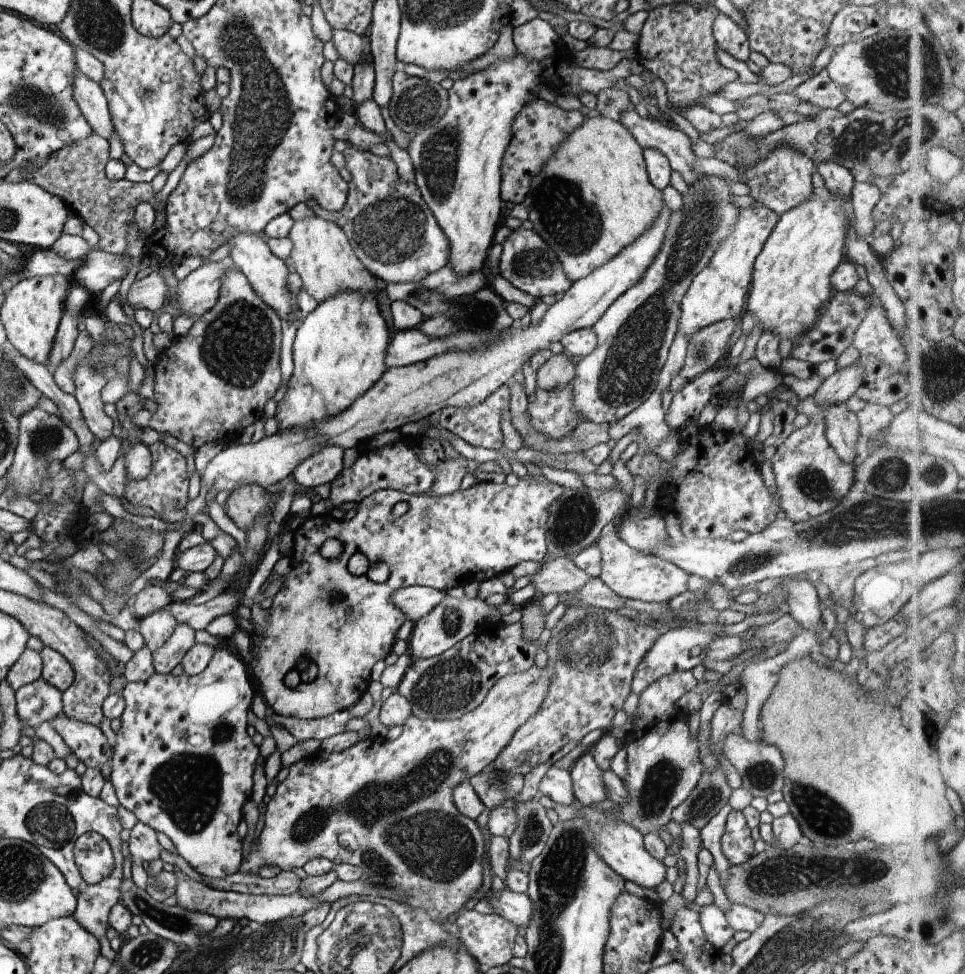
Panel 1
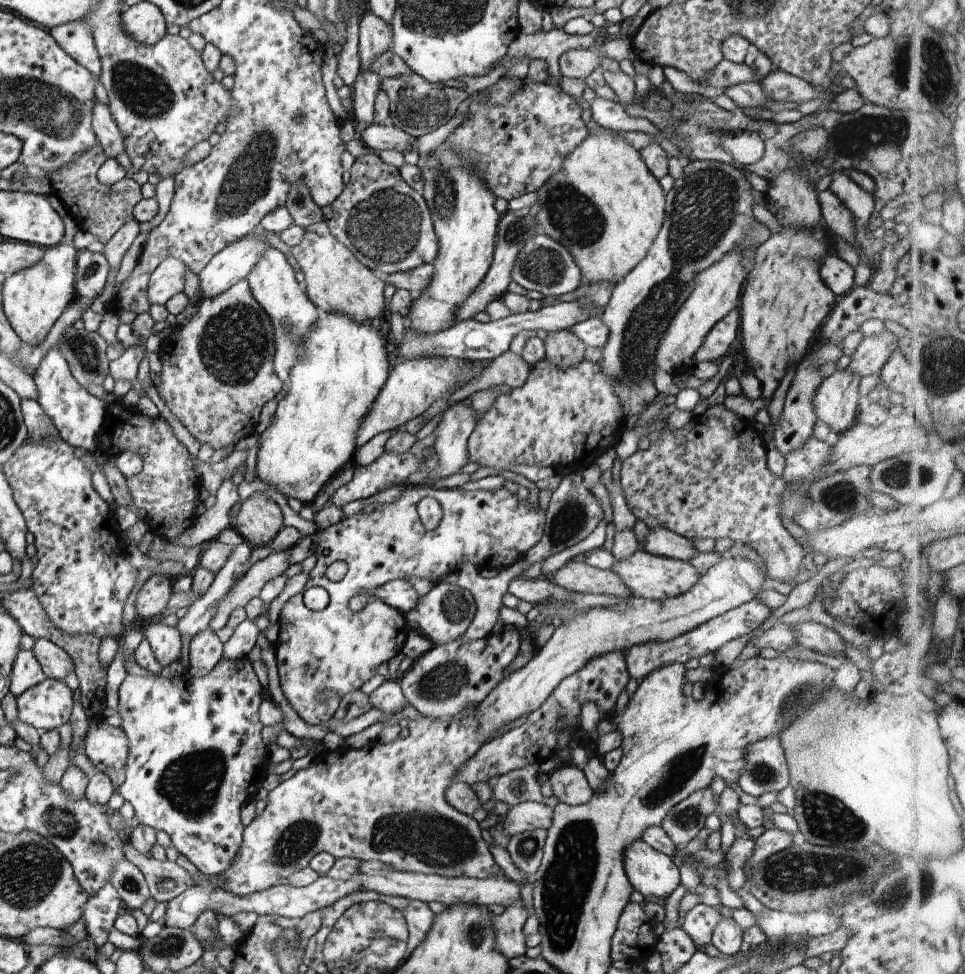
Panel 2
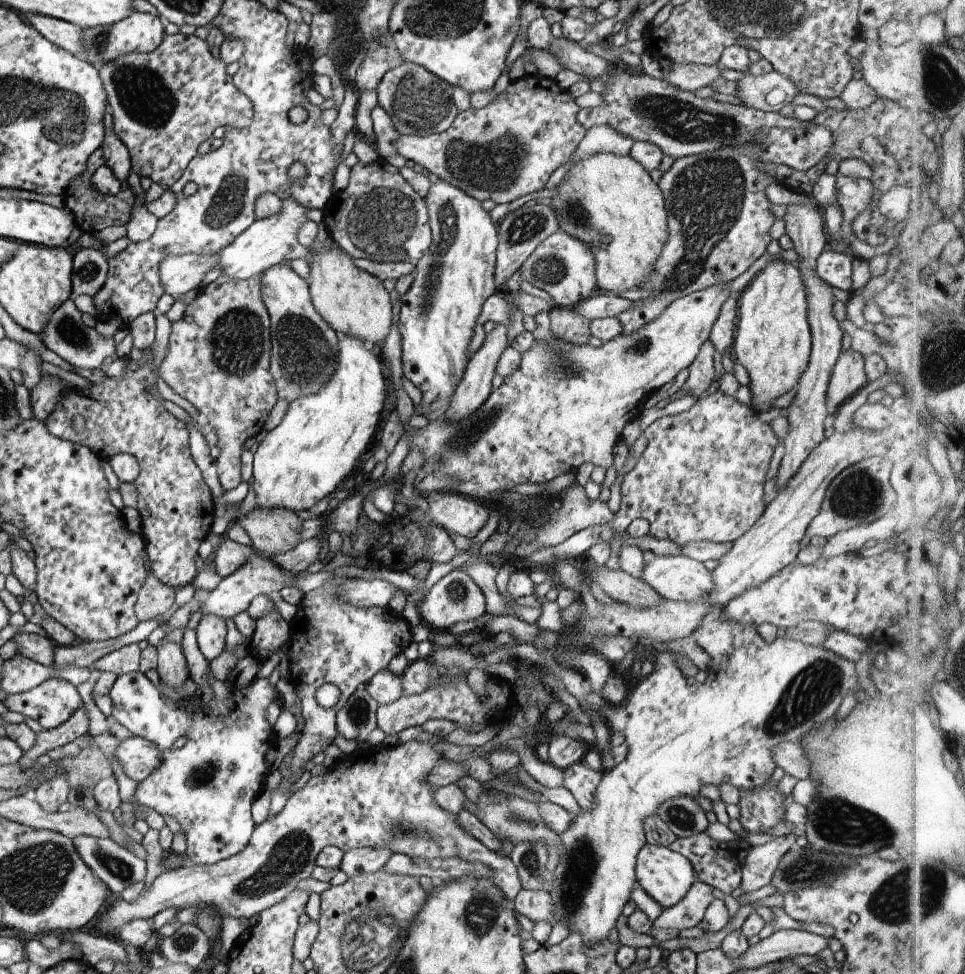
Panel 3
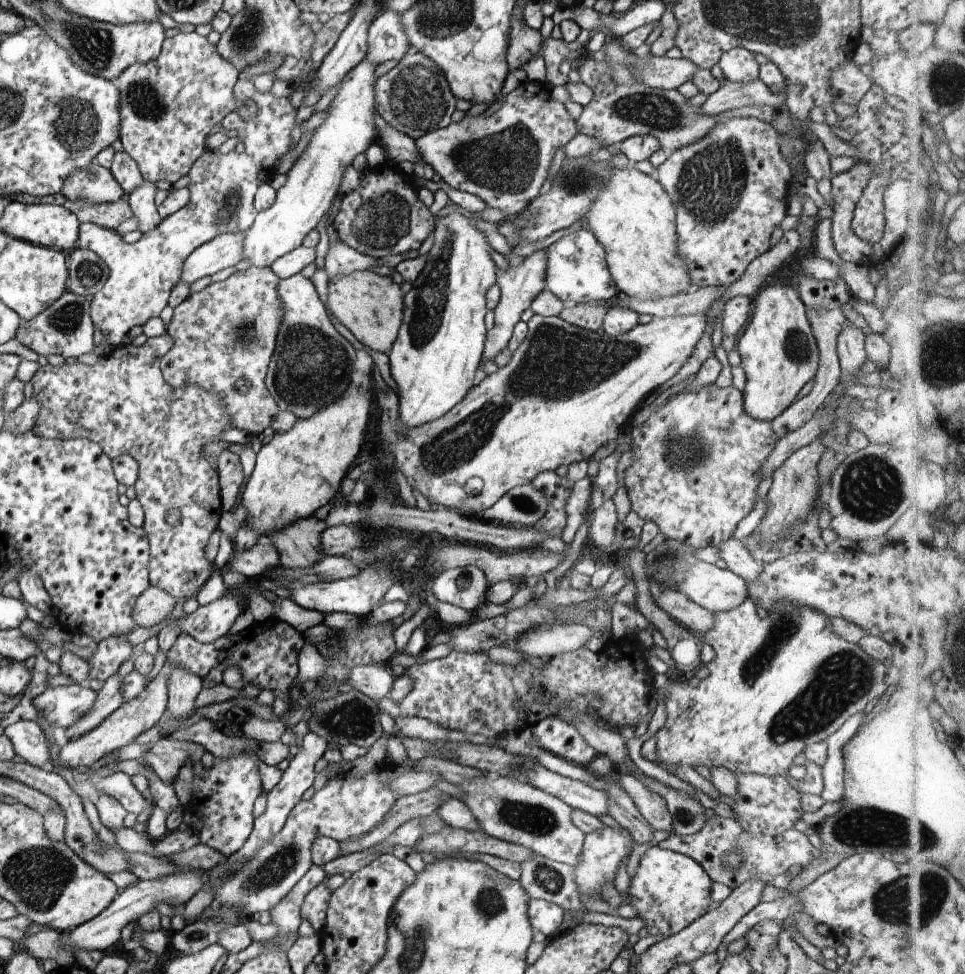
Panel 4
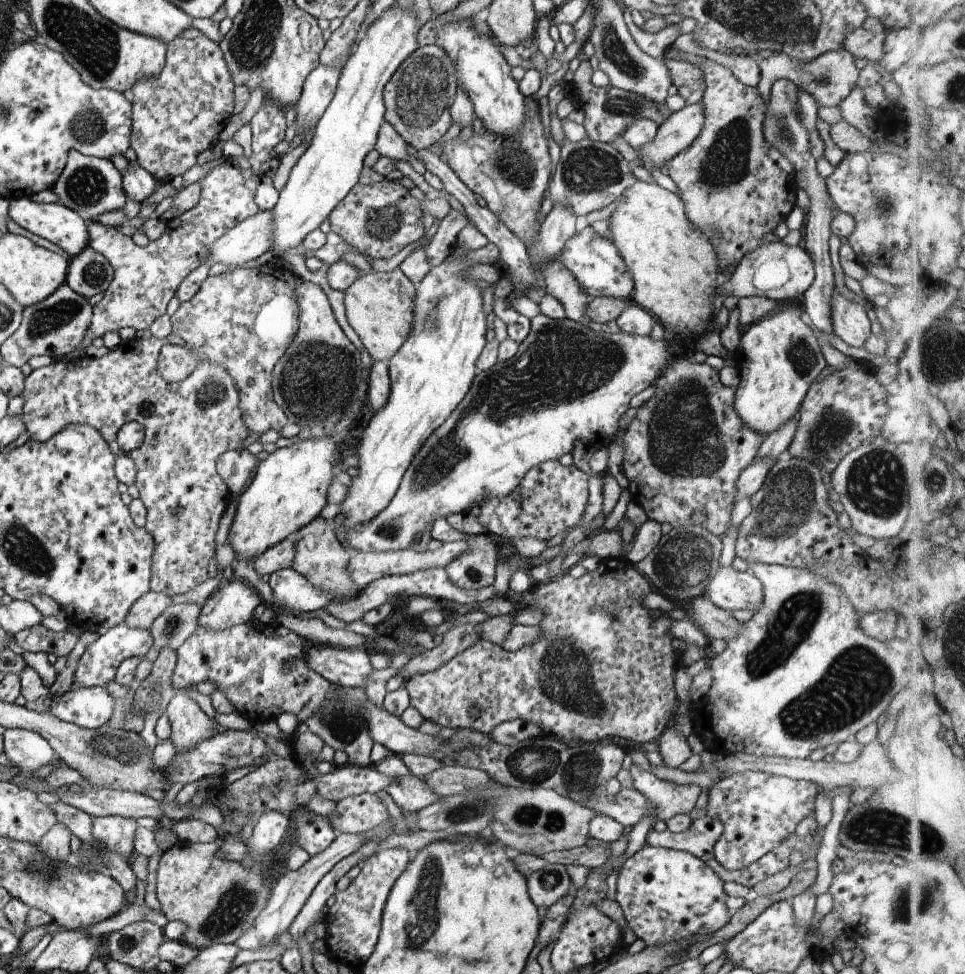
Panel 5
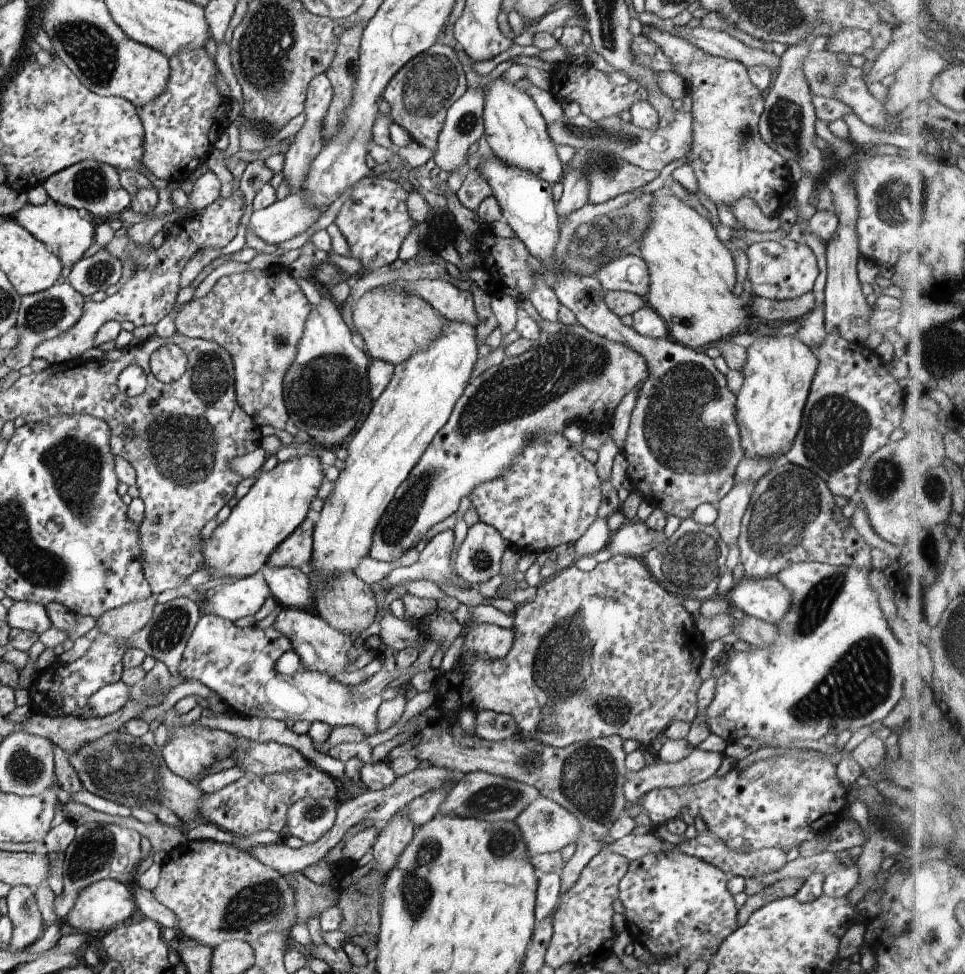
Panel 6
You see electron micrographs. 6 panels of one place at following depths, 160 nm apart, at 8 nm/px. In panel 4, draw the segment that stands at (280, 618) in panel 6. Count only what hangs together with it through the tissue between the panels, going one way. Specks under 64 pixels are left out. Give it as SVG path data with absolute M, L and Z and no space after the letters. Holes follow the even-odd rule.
M384 664L356 665L350 669L347 676L347 683L354 690L360 691L377 703L386 698L394 681L392 670L385 668Z

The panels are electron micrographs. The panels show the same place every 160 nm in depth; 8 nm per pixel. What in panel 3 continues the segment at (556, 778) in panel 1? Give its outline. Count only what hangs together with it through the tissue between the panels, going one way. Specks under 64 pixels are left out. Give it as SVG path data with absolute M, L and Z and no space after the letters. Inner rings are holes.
M580 760L565 769L564 773L564 787L570 790L584 811L589 811L604 771L592 770L586 766L584 761Z

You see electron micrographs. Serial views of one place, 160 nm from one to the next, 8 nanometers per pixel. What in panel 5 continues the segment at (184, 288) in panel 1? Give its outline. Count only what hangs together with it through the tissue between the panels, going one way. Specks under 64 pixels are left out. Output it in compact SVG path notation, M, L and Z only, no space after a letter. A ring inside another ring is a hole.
M390 6L376 22L373 22L364 36L359 39L357 47L349 56L347 64L343 67L341 76L332 101L328 104L326 112L318 120L310 146L290 171L286 186L280 191L276 206L271 209L274 228L270 234L270 252L276 258L282 258L287 248L295 248L302 240L319 229L319 226L330 217L332 210L352 191L358 183L360 172L364 167L364 159L368 153L375 150L379 129L382 120L385 120L385 105L383 102L384 86L396 72L396 68L420 47L418 32L421 26L416 20L416 12L412 8Z

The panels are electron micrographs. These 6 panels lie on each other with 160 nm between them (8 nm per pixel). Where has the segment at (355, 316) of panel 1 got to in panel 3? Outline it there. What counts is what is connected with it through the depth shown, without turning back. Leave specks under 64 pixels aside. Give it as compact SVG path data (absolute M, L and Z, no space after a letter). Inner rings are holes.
M351 335L339 340L338 354L336 372L326 386L316 394L297 398L290 403L282 422L267 435L259 437L260 444L253 454L251 476L258 508L286 509L296 513L309 510L325 496L330 497L338 484L355 470L358 458L374 436L386 398L386 382L380 359L372 353L368 344Z

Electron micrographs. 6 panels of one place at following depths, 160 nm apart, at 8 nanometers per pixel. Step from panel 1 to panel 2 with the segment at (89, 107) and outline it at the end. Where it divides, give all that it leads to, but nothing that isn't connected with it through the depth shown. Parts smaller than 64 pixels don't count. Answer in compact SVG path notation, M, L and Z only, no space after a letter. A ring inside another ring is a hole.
M96 98L91 123L97 136L97 142L101 144L108 158L115 159L119 154L125 152L123 134L110 112L109 105Z

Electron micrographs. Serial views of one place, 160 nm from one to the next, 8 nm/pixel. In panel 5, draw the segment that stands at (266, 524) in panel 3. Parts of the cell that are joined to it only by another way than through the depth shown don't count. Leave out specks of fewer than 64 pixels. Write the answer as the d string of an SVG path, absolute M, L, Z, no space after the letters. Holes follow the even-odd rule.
M318 516L310 524L304 526L296 534L296 548L294 548L294 560L290 569L304 576L308 582L316 588L334 594L336 600L355 598L362 589L356 586L348 572L348 560L350 558L347 547L341 545L336 538L332 521L324 520Z

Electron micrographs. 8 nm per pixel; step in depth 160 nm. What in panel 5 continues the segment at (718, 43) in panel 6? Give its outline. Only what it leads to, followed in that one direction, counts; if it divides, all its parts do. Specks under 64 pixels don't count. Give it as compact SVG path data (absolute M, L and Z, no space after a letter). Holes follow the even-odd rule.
M736 48L730 51L732 54L742 54L758 63L762 68L762 78L760 82L764 86L770 86L777 79L788 79L794 82L801 90L808 91L820 107L833 107L839 105L856 86L860 71L854 65L855 56L842 48L835 51L828 51L821 54L818 58L809 61L803 61L786 53L774 52L768 58L763 58L758 53L747 53L744 50Z

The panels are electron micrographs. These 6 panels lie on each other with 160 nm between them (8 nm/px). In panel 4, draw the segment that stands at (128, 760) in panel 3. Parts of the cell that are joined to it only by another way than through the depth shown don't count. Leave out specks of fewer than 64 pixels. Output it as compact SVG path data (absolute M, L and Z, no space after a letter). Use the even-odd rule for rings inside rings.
M164 737L144 754L146 769L153 769L164 784L173 785L186 762L192 762L196 767L201 765L200 758L205 751L201 744Z

